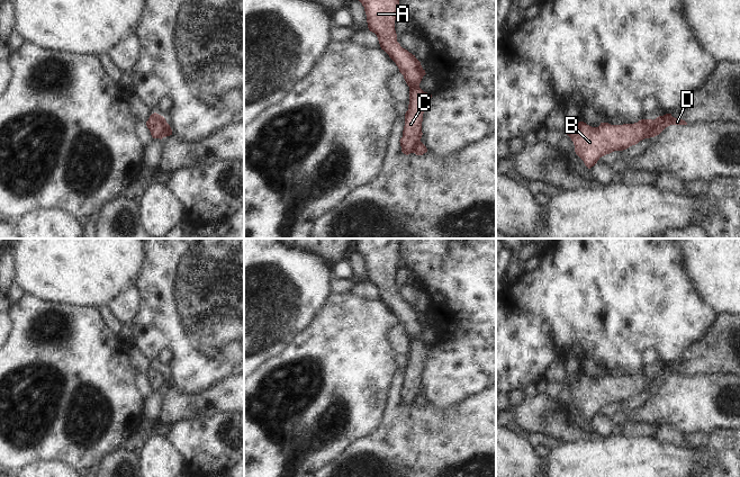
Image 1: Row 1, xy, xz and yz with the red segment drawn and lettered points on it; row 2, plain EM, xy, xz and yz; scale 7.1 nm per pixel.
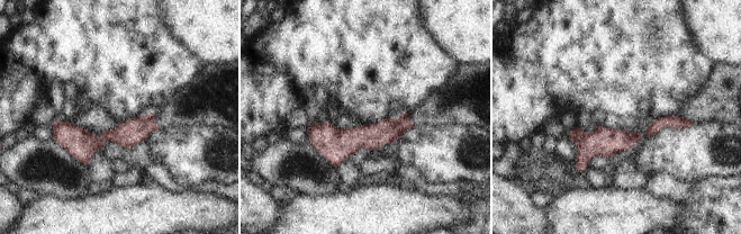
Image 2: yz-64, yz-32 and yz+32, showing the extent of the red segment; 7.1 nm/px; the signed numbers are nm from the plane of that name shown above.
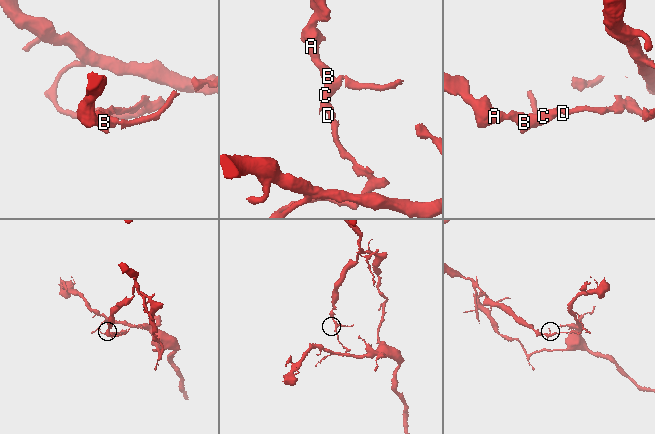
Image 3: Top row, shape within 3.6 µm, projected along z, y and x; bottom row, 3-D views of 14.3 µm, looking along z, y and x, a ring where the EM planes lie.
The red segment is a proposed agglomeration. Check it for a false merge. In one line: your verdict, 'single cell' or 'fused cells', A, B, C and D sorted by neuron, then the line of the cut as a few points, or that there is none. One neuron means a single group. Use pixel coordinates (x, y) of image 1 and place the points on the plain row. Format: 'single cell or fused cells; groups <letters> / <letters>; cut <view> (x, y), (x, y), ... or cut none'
fused cells; groups A B C / D; cut yz (662, 368), (653, 377), (650, 388)

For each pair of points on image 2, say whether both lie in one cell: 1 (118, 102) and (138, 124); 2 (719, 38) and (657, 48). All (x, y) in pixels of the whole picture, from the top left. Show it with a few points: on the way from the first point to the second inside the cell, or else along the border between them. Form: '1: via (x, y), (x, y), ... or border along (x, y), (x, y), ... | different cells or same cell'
1: border along (143, 114), (120, 123) | different cells
2: border along (684, 18), (695, 43), (713, 62) | different cells

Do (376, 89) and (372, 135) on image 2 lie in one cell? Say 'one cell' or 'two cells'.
two cells

